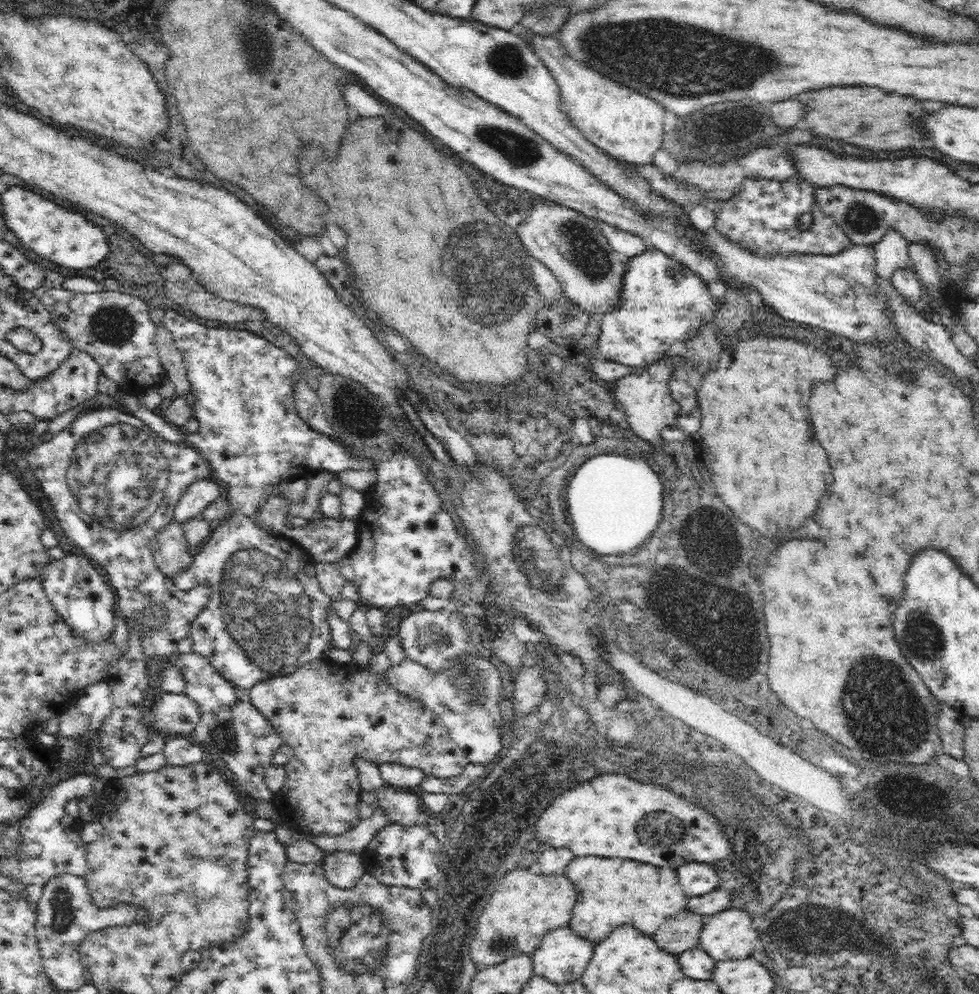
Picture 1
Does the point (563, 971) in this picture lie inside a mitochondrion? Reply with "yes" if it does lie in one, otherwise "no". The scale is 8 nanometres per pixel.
no

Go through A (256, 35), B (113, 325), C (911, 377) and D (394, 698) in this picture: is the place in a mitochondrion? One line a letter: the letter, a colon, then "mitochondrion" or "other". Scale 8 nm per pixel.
A: mitochondrion
B: mitochondrion
C: mitochondrion
D: other

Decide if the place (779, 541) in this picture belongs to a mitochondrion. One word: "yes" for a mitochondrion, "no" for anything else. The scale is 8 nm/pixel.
no

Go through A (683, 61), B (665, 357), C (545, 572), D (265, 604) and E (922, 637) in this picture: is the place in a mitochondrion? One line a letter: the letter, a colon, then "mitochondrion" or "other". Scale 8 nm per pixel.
A: mitochondrion
B: other
C: mitochondrion
D: mitochondrion
E: mitochondrion

